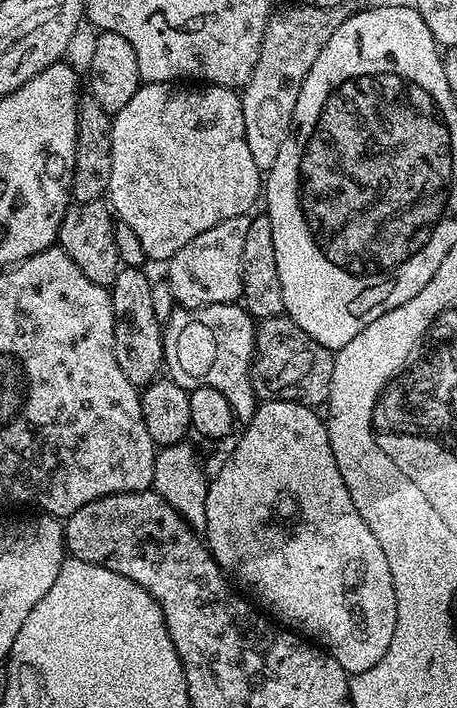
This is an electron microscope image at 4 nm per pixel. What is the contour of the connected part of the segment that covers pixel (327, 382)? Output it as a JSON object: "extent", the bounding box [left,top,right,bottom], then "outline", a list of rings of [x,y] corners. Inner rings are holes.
{"extent":[250,315,334,406],"outline":[[[287,315],[259,321],[256,325],[256,353],[252,355],[250,377],[257,397],[265,400],[295,400],[297,404],[324,406],[334,378],[333,349],[322,346]]]}

